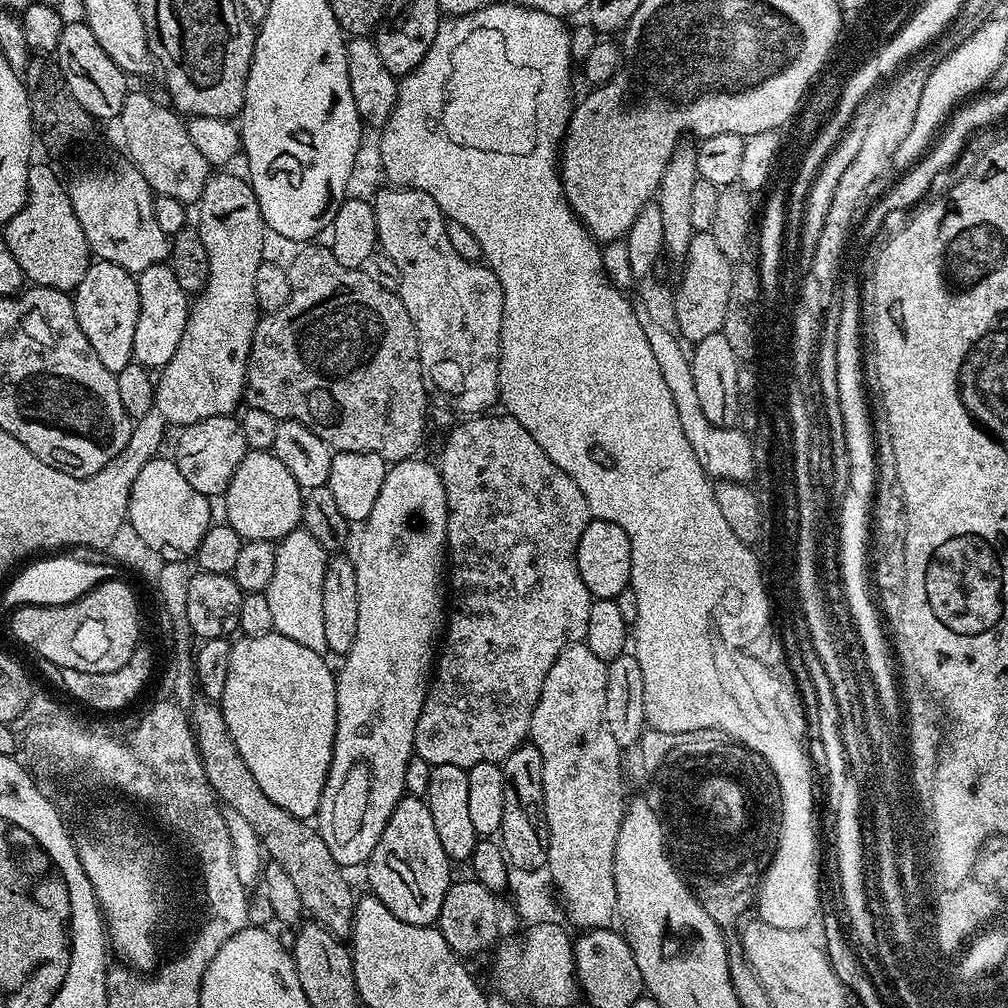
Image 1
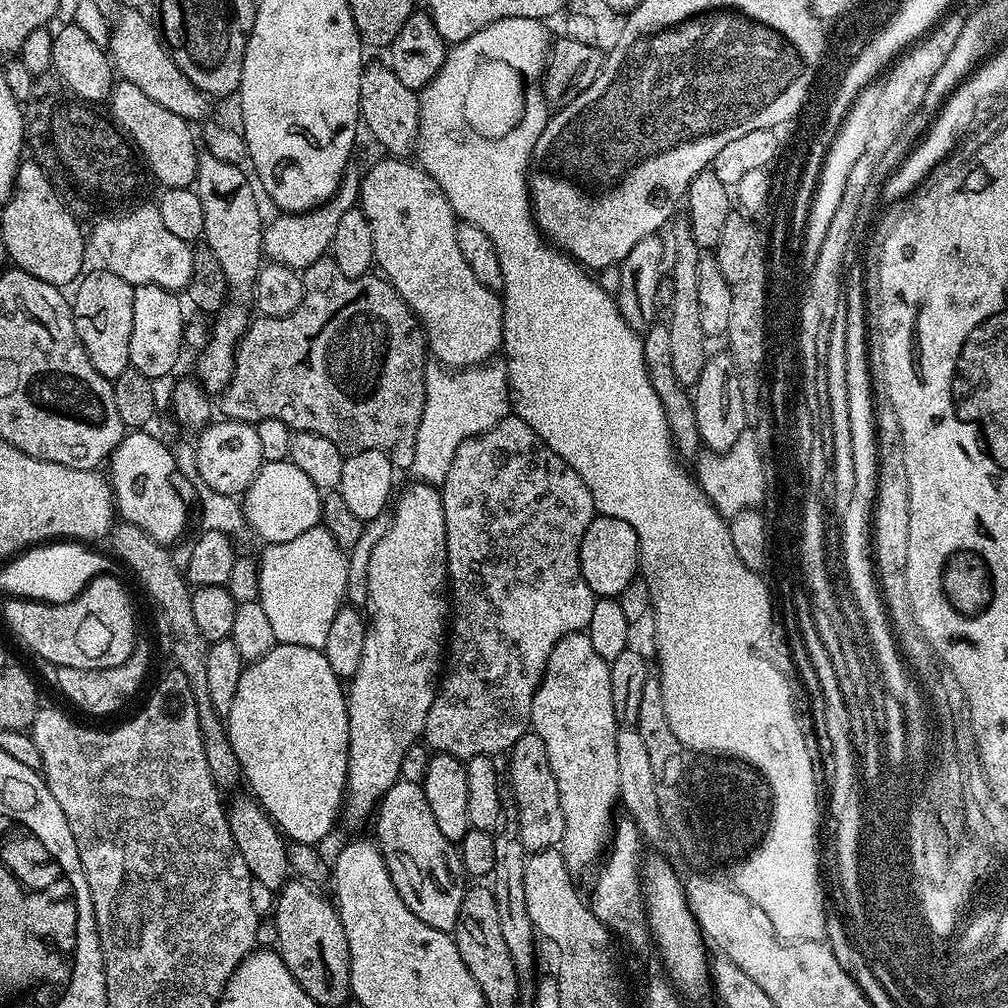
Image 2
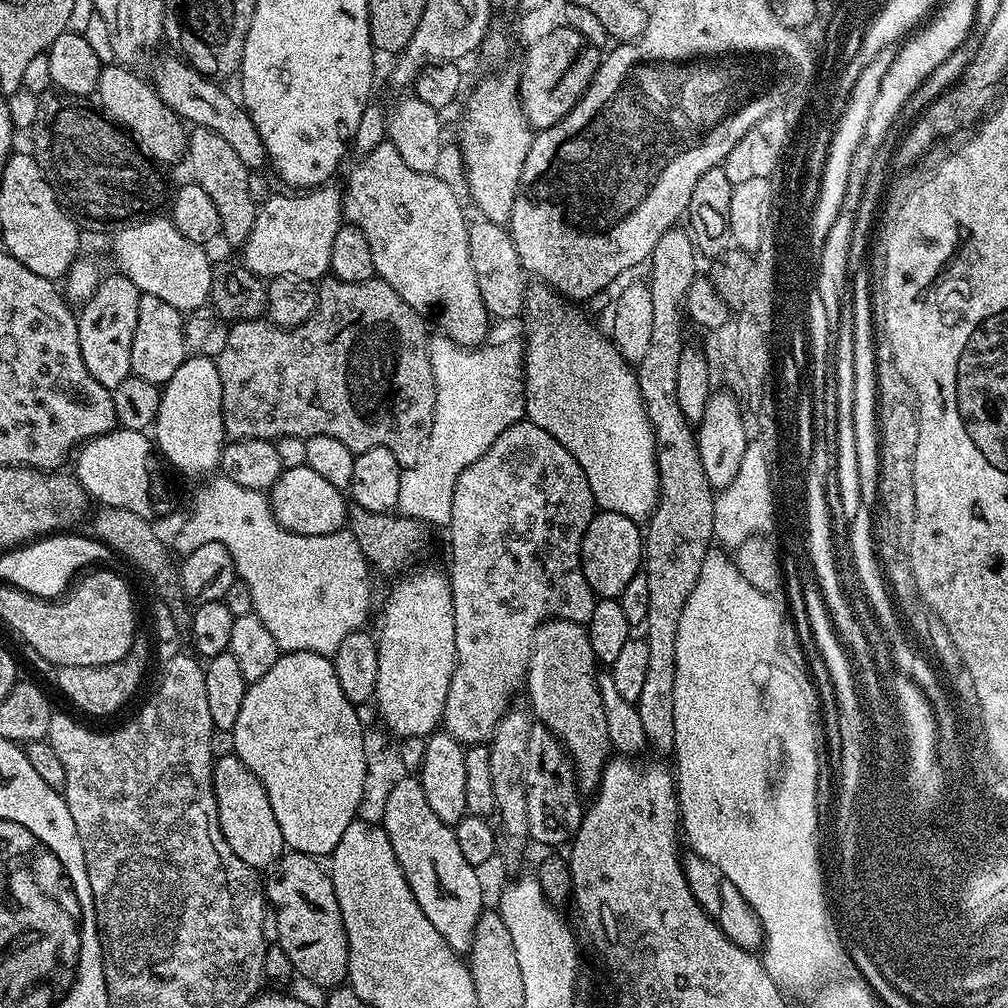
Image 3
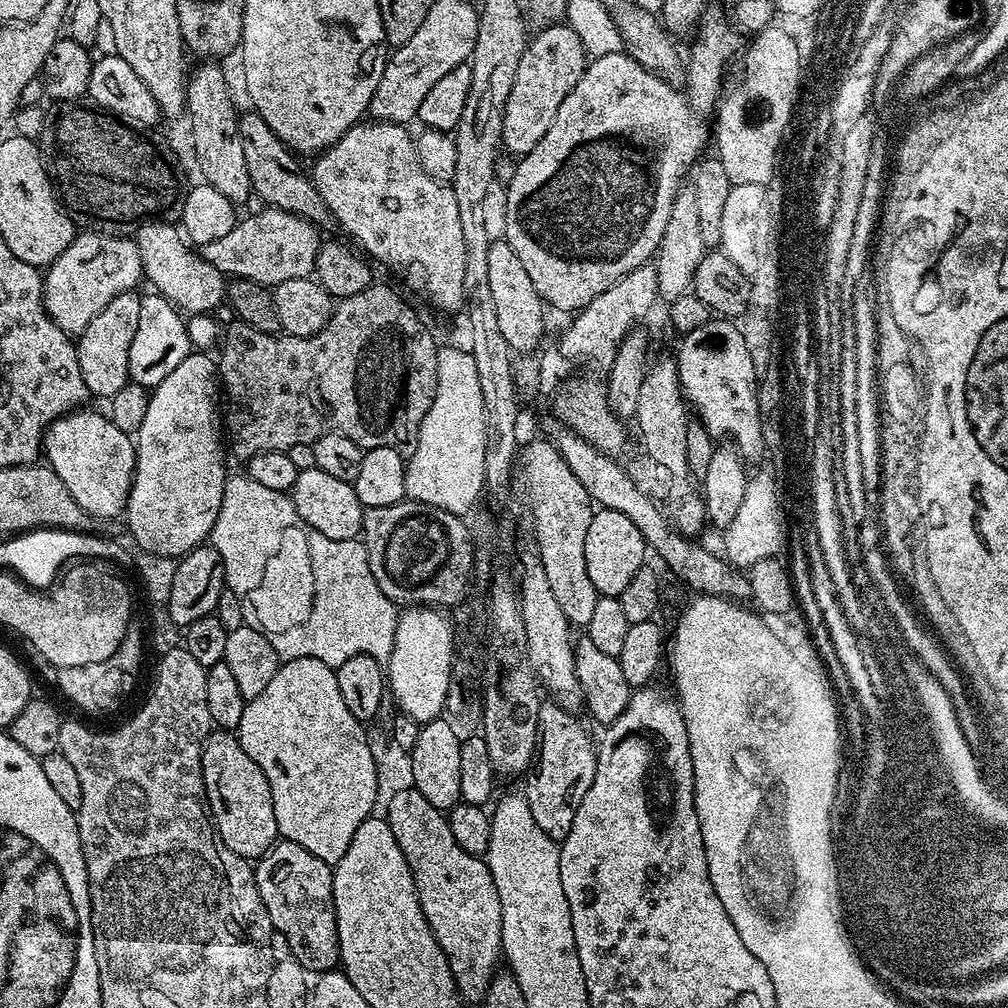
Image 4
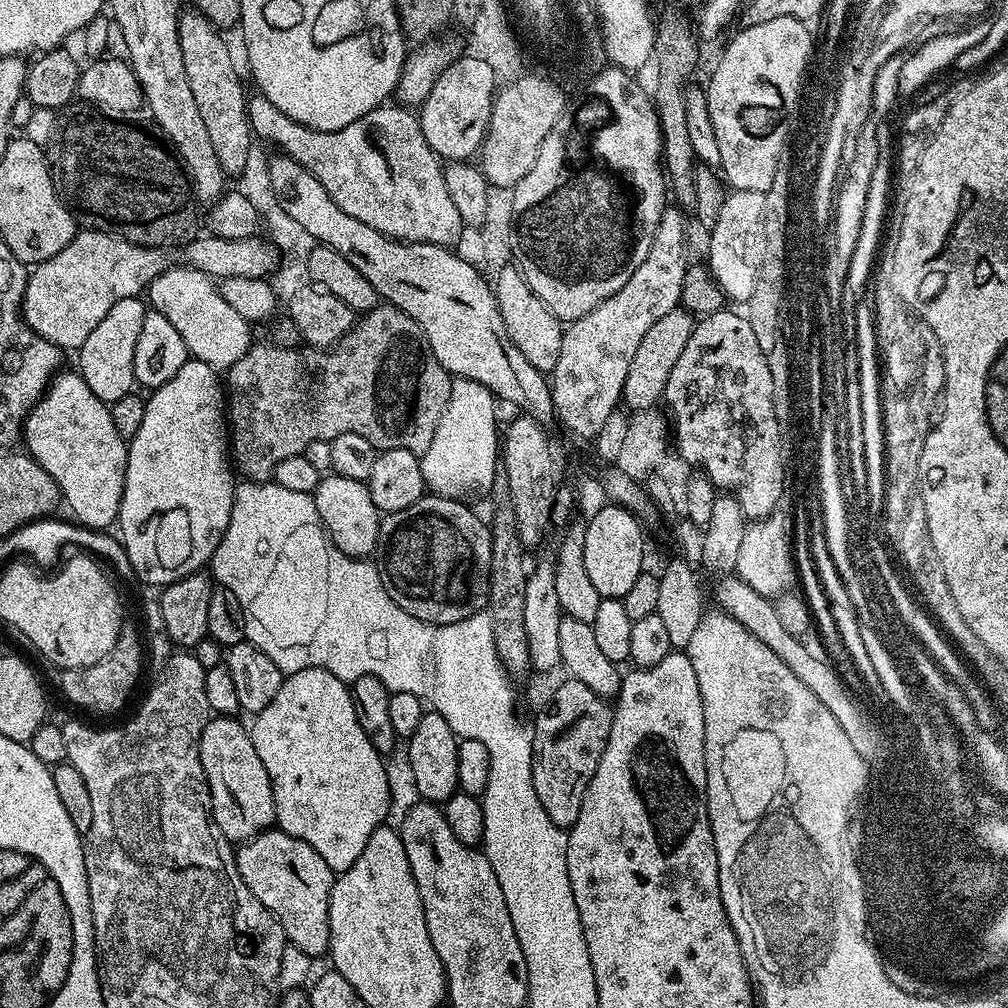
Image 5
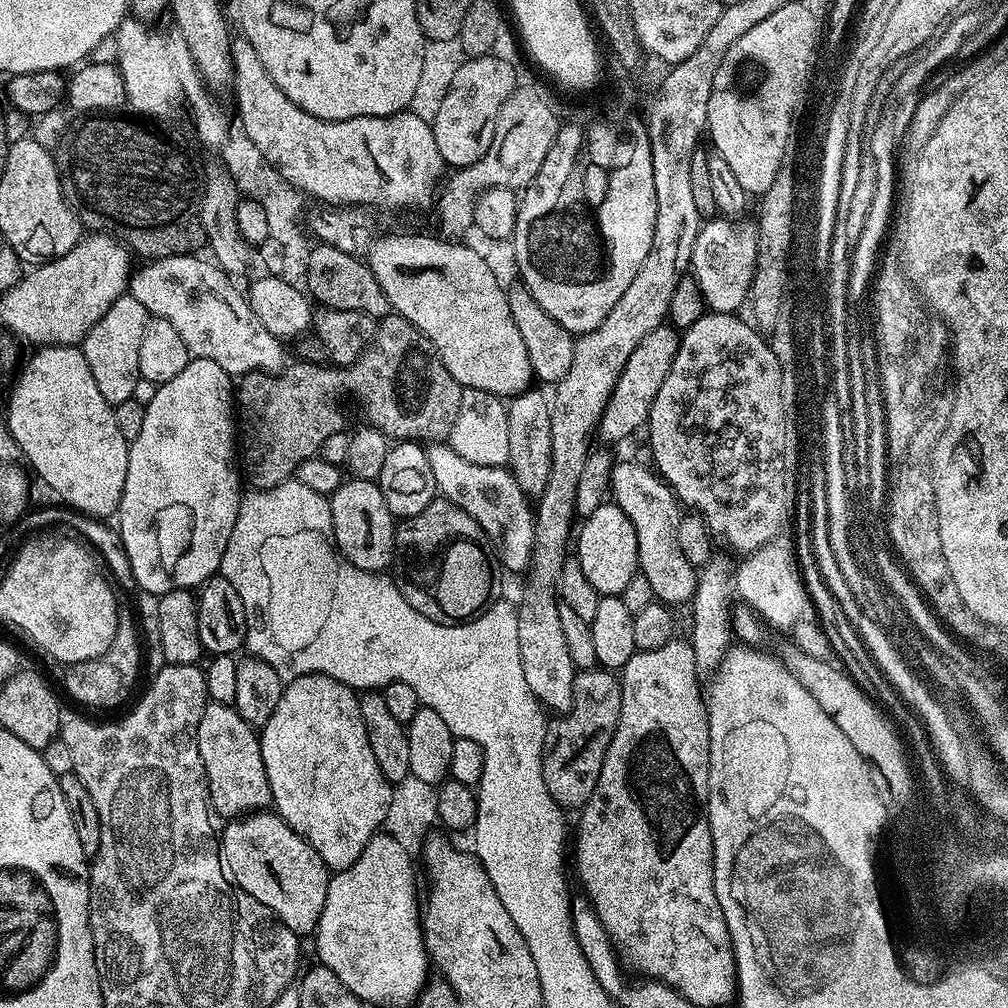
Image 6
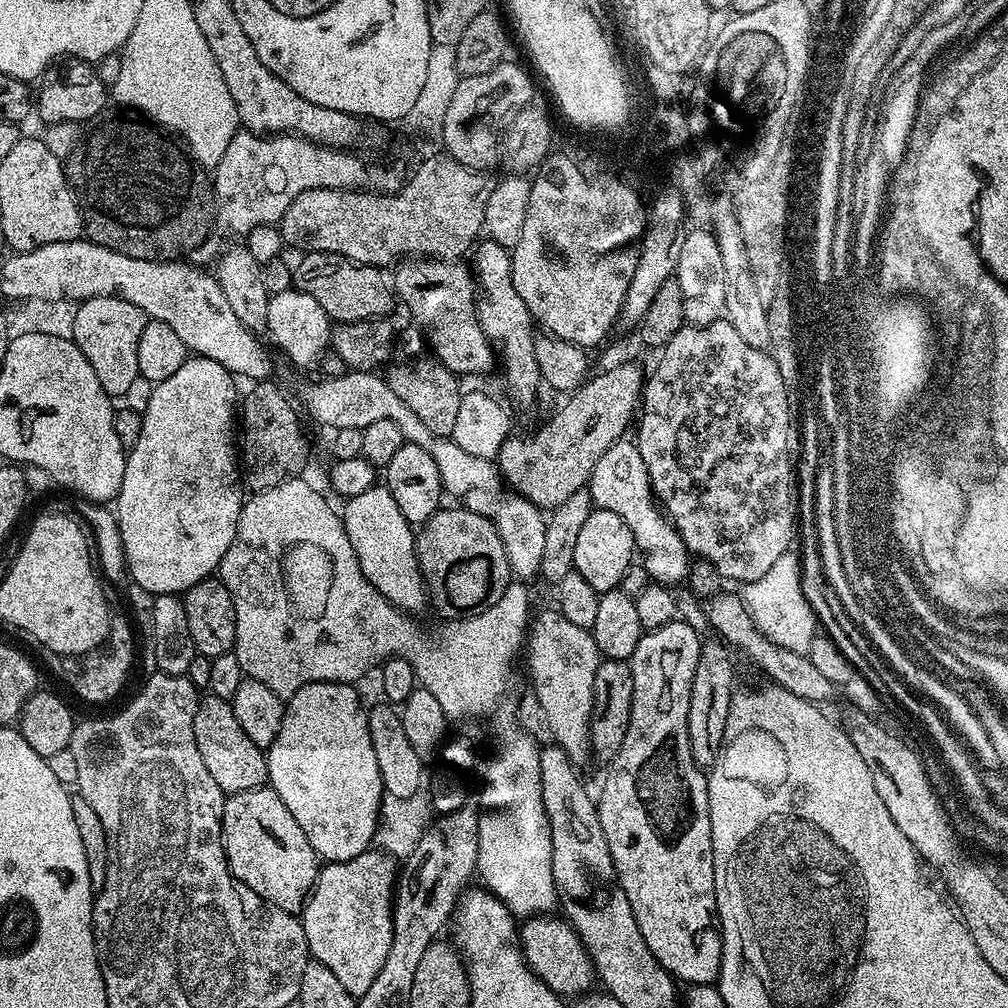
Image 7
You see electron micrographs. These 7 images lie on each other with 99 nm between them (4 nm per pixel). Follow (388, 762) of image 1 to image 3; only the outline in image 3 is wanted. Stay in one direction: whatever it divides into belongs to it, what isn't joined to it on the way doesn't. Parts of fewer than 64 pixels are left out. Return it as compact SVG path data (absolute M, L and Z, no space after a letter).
M436 568L411 572L395 581L397 584L384 604L376 641L378 682L374 705L396 738L427 738L441 727L446 694L456 665L454 602L452 582L445 573L443 576Z

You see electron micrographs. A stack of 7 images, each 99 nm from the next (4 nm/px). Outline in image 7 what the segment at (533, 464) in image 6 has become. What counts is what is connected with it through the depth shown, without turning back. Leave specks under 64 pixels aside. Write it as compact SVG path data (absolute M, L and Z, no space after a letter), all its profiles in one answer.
M484 238L475 245L470 256L470 267L476 282L476 313L478 322L489 344L498 353L499 363L504 364L504 380L508 383L508 396L520 408L528 408L536 400L536 391L542 388L538 361L534 359L534 342L537 333L532 332L534 321L526 302L522 302L518 290L514 290L512 254L498 242Z

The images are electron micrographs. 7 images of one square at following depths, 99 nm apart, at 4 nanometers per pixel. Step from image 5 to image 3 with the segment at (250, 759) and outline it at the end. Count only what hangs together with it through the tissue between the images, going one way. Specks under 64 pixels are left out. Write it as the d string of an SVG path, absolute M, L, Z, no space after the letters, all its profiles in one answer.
M235 754L227 755L217 755L212 765L212 785L218 806L220 829L230 846L230 850L234 850L234 854L238 854L238 858L242 858L242 862L246 862L248 868L267 870L286 851L282 830L278 827L278 818L274 818L274 809L270 807L270 798L266 798L266 790L262 786L262 782L258 782L254 770L250 770L250 766L246 766L246 762L242 762Z

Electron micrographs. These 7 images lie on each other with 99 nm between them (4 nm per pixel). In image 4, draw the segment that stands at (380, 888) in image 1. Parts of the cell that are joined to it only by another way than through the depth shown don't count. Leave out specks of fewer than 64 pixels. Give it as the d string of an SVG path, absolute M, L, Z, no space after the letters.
M414 787L402 790L402 794L390 801L386 819L390 830L394 830L394 838L398 838L398 846L402 846L402 854L406 854L422 914L426 914L426 922L442 954L446 954L460 999L479 1005L488 991L488 983L497 971L496 963L502 960L502 902L498 902L498 886L494 886L487 859L466 854L466 850L454 842L454 834L450 834L447 815L441 809L430 806L430 802L426 802L426 798L422 798L422 794L418 794Z

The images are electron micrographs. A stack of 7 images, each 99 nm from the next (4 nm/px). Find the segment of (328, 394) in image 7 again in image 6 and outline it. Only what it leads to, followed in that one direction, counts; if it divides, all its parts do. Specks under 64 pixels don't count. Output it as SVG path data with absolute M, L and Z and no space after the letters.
M446 442L429 443L425 447L425 452L439 495L465 510L466 514L482 526L501 567L507 573L508 571L525 573L532 563L533 546L536 541L535 511L527 493L518 486L511 471L502 466L480 466L468 462Z

